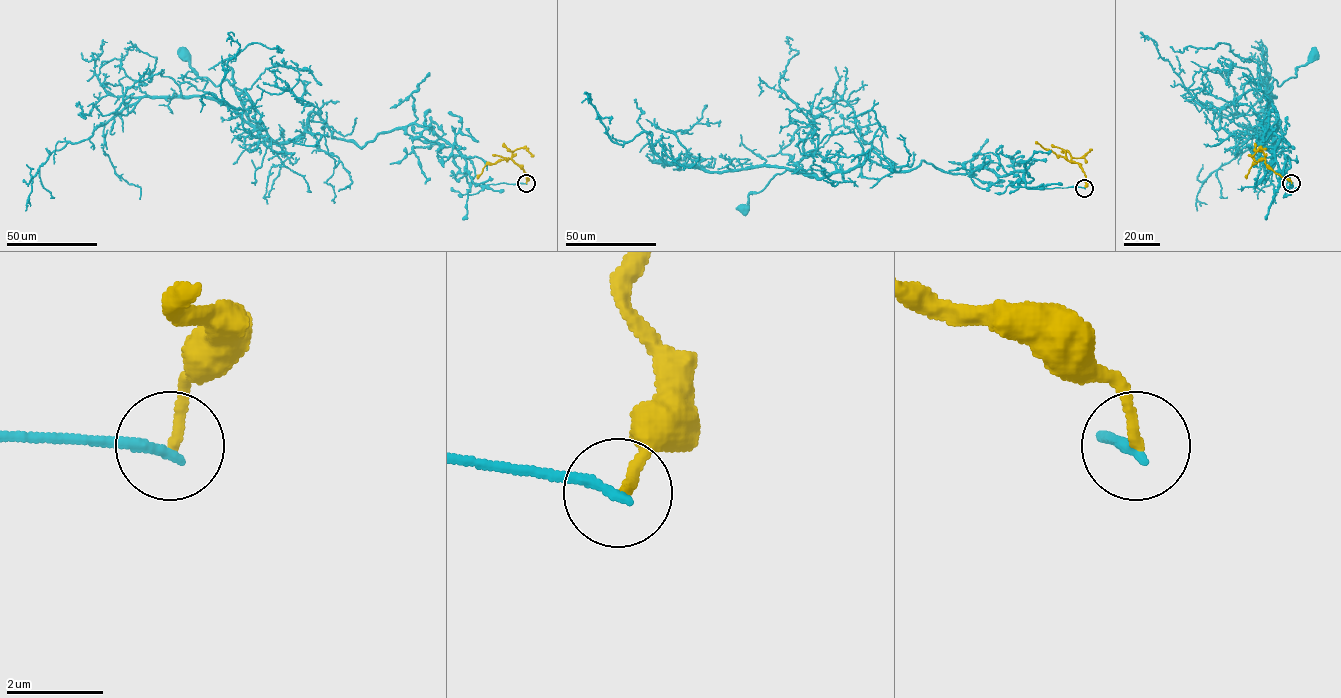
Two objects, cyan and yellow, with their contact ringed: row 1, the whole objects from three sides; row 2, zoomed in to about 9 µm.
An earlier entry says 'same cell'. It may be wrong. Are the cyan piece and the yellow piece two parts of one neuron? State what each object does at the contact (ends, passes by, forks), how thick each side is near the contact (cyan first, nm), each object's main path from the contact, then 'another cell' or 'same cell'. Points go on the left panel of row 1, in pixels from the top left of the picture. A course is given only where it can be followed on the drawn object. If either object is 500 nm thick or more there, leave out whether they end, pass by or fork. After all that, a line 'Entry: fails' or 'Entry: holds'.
cyan ends | yellow ends | 240/240 nm | cyan via (525, 183), (468, 183), (414, 124), (360, 147), (312, 112), (271, 142), (187, 54) | yellow via (526, 183), (527, 175), (510, 158), (487, 164), (477, 178) | another cell
Entry: fails

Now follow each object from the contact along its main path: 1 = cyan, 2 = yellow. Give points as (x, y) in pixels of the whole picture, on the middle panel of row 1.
1: (1084, 188), (922, 160), (896, 172), (871, 149), (821, 178), (788, 168), (750, 193), (746, 210)
2: (1084, 188), (1084, 172), (1077, 163), (1035, 142)

